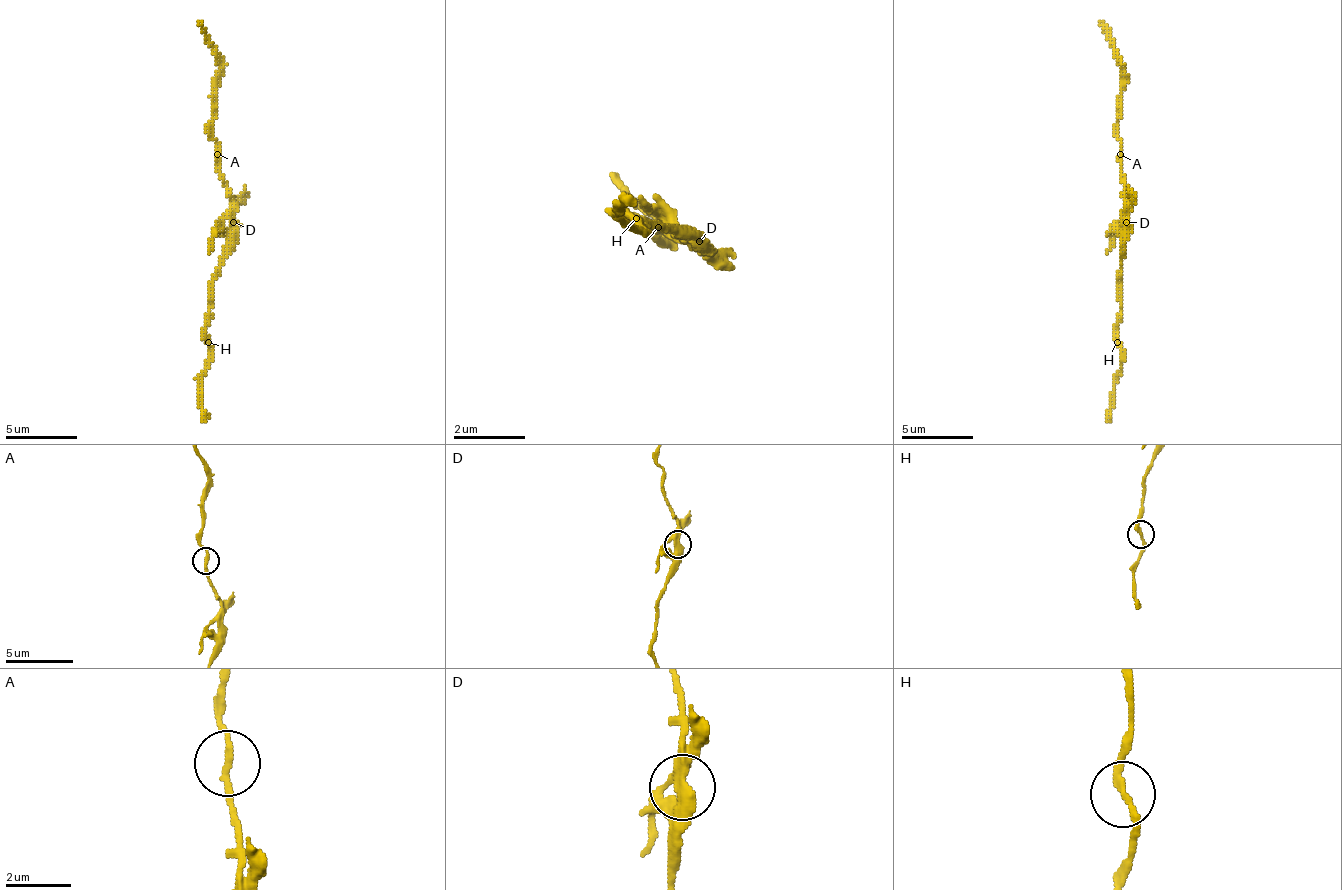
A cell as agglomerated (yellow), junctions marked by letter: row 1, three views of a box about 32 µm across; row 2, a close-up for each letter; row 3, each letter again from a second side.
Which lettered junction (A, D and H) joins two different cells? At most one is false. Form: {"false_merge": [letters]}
{"false_merge": ["D"]}

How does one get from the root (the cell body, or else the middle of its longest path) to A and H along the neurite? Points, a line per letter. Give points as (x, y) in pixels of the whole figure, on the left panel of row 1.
A: (230, 218), (234, 196), (220, 171), (220, 157), (216, 154)
H: (230, 218), (230, 254), (213, 282), (213, 307), (205, 325), (205, 339), (209, 343)

